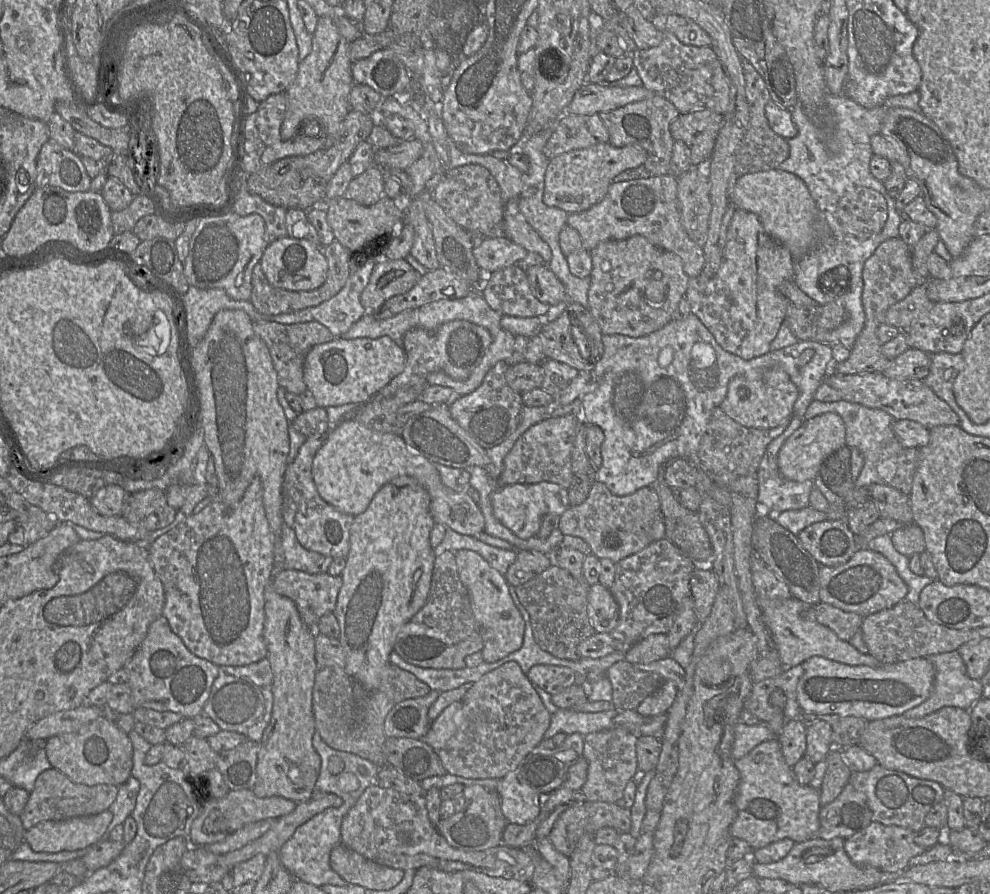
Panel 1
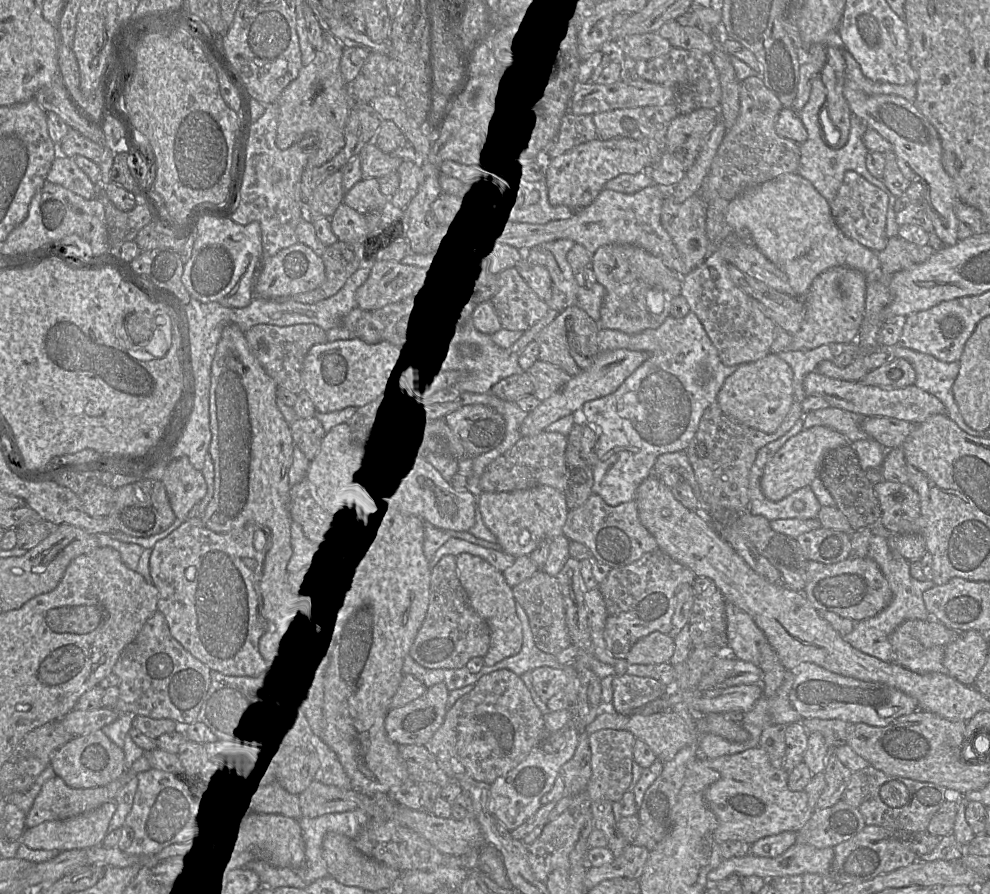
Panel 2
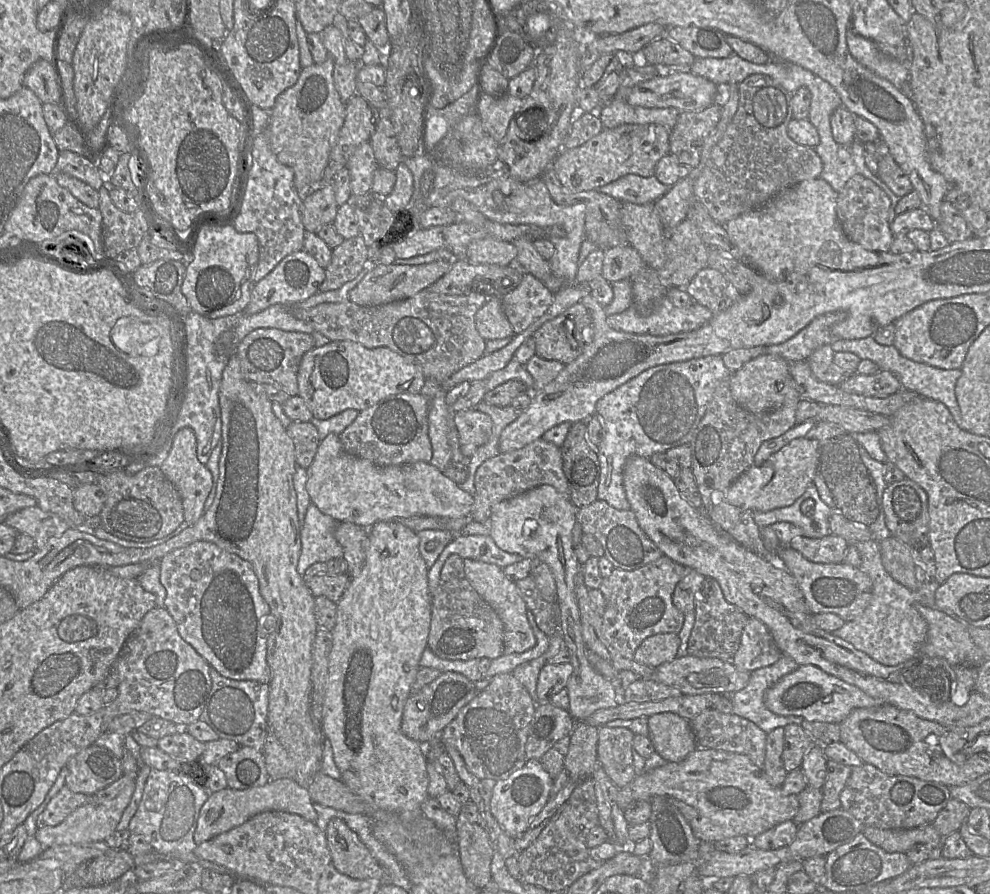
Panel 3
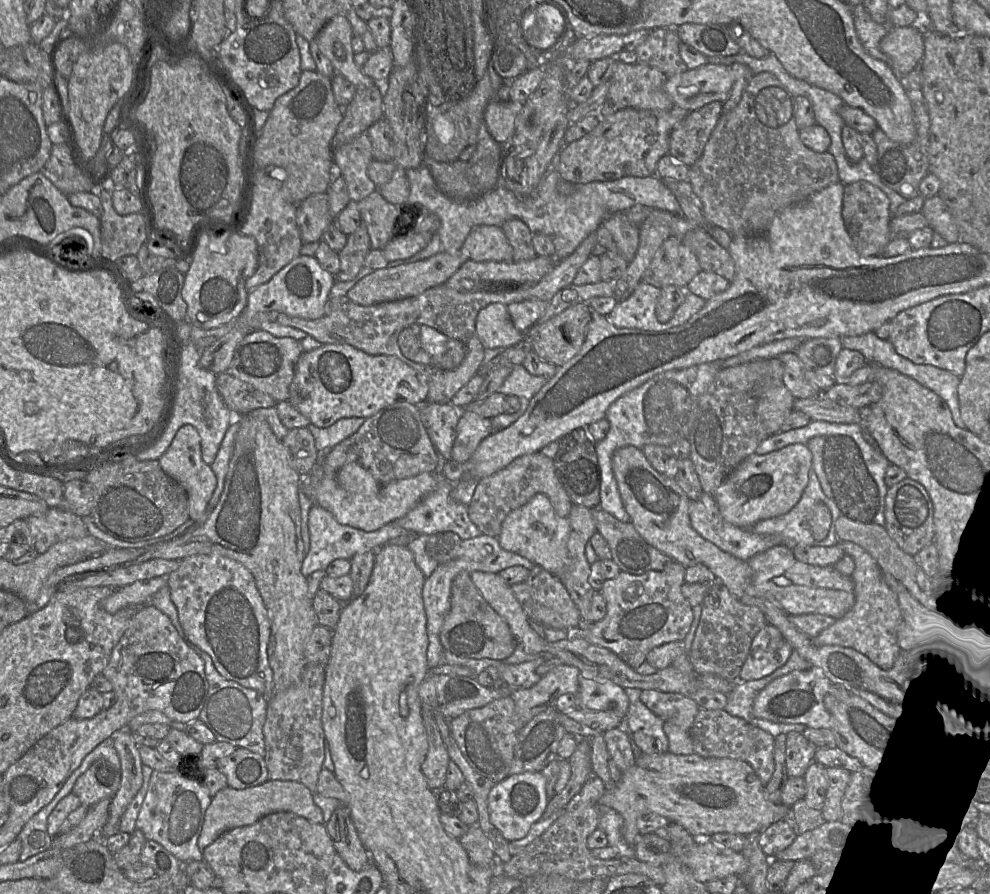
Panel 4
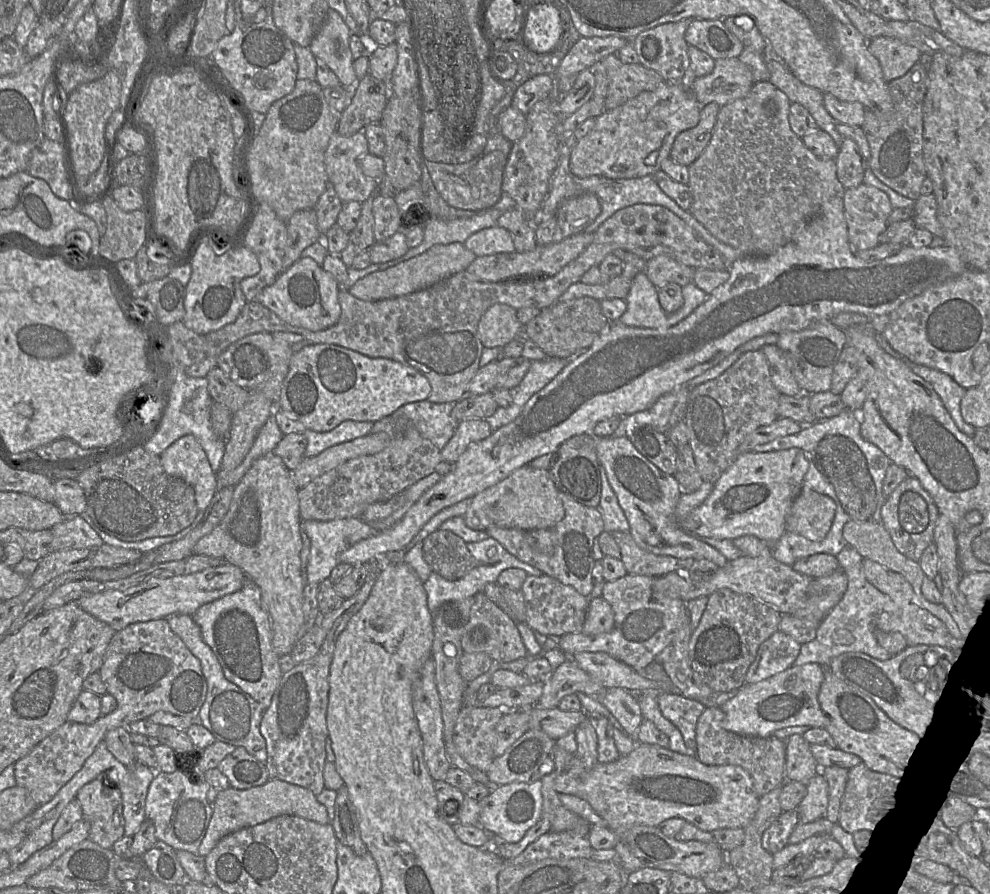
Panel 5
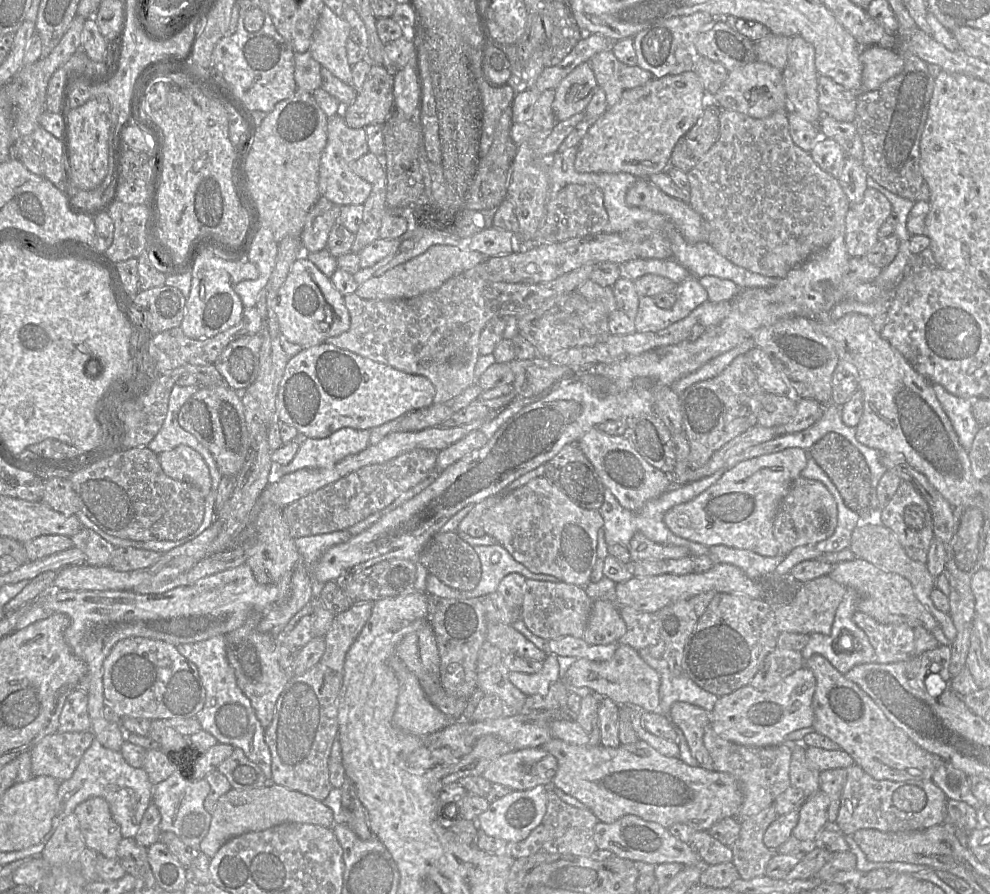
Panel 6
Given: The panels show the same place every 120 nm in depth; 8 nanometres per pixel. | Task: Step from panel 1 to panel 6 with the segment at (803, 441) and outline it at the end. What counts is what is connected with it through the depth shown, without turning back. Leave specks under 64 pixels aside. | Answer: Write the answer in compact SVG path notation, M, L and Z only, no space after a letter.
M787 448L741 461L702 494L667 511L664 523L676 536L707 547L724 545L761 556L778 556L780 547L773 533L774 519L791 485L801 476L808 458L809 451Z

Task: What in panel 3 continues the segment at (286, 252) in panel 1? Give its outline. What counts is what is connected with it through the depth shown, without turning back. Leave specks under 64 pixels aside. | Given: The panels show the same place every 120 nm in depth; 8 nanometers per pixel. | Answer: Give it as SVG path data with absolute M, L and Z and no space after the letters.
M305 250L289 254L268 275L253 285L250 302L241 313L253 315L277 304L294 306L317 294L324 279L325 269Z

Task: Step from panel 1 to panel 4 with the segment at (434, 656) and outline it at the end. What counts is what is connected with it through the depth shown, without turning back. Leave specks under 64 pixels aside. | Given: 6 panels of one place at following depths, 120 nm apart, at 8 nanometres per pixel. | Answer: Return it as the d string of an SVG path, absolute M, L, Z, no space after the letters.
M466 571L459 572L452 582L451 607L440 631L445 651L458 657L505 660L516 648L516 640L507 622L488 604Z

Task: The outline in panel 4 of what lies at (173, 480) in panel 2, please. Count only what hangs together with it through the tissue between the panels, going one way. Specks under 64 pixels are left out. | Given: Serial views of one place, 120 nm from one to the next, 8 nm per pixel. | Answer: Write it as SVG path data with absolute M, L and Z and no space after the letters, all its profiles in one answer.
M192 425L180 427L172 443L160 457L159 463L162 470L185 489L188 496L189 519L199 521L207 511L208 502L216 487L216 476L202 459L201 438L197 429Z

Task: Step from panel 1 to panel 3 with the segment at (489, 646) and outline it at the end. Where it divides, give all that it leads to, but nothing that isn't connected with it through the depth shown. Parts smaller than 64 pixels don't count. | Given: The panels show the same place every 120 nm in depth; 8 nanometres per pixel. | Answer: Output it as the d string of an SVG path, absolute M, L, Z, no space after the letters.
M463 559L467 579L478 594L495 611L504 625L504 654L523 653L536 645L536 638L527 620L527 607L516 583L511 581L498 565L473 559Z

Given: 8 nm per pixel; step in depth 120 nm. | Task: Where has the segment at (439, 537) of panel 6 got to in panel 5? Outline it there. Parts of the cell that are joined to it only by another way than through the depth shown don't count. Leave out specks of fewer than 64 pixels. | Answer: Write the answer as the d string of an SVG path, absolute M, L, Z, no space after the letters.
M438 529L421 543L426 563L433 572L446 580L458 580L478 566L466 542L451 531Z

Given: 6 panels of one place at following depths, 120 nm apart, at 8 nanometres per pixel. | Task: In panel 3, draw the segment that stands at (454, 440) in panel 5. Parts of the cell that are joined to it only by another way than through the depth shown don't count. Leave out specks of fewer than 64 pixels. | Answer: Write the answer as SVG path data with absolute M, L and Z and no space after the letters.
M475 407L455 412L453 420L458 431L461 452L466 459L470 459L490 439L492 419Z

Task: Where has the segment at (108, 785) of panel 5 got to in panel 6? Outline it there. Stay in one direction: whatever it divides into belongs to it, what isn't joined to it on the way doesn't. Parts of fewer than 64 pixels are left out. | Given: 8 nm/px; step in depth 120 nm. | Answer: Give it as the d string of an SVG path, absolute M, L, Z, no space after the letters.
M102 797L89 798L74 809L86 847L108 859L118 859L117 847L122 834L113 819L108 802Z

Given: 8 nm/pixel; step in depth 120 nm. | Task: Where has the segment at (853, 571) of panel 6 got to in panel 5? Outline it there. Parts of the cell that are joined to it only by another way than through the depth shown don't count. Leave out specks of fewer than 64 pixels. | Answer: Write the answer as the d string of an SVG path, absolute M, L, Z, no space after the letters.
M868 558L863 560L863 571L868 582L890 598L889 611L883 611L875 619L876 629L899 632L906 638L908 646L946 646L951 641L951 633L945 624L920 605L912 586L902 575Z

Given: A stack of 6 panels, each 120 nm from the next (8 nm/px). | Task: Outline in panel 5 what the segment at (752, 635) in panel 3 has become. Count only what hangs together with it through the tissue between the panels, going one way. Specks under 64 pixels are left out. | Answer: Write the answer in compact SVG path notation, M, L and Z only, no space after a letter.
M780 630L764 641L750 665L745 684L754 684L793 666L801 645Z

